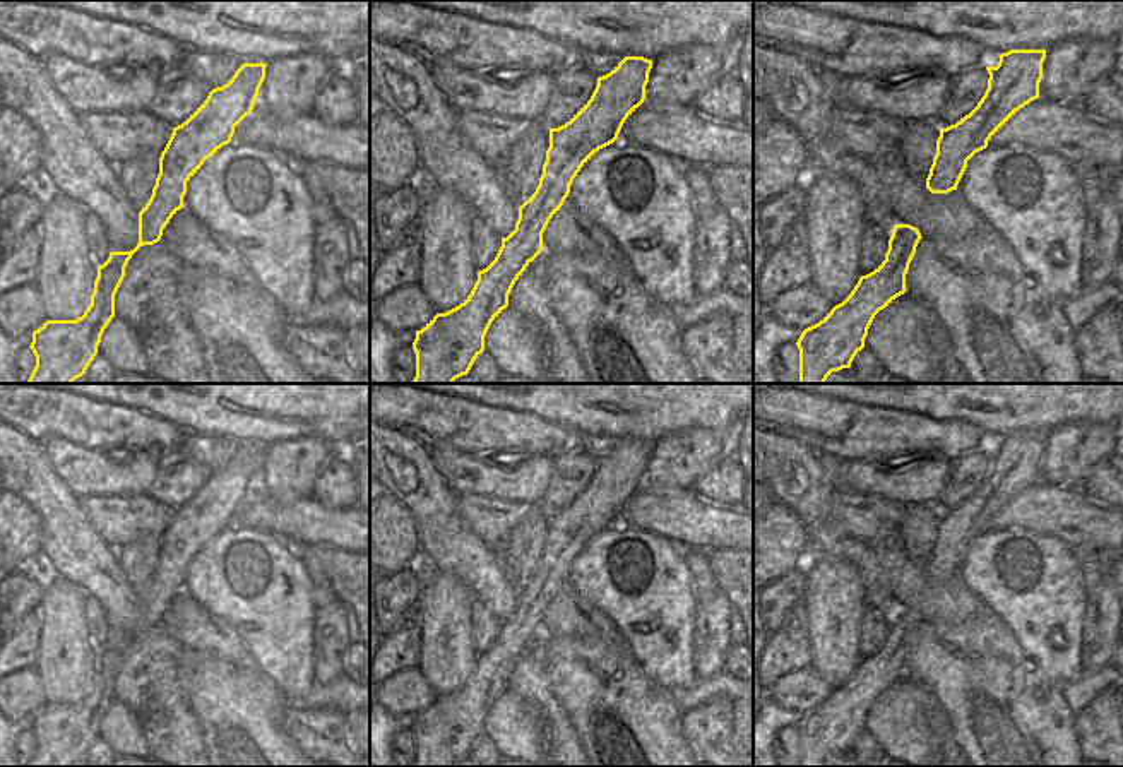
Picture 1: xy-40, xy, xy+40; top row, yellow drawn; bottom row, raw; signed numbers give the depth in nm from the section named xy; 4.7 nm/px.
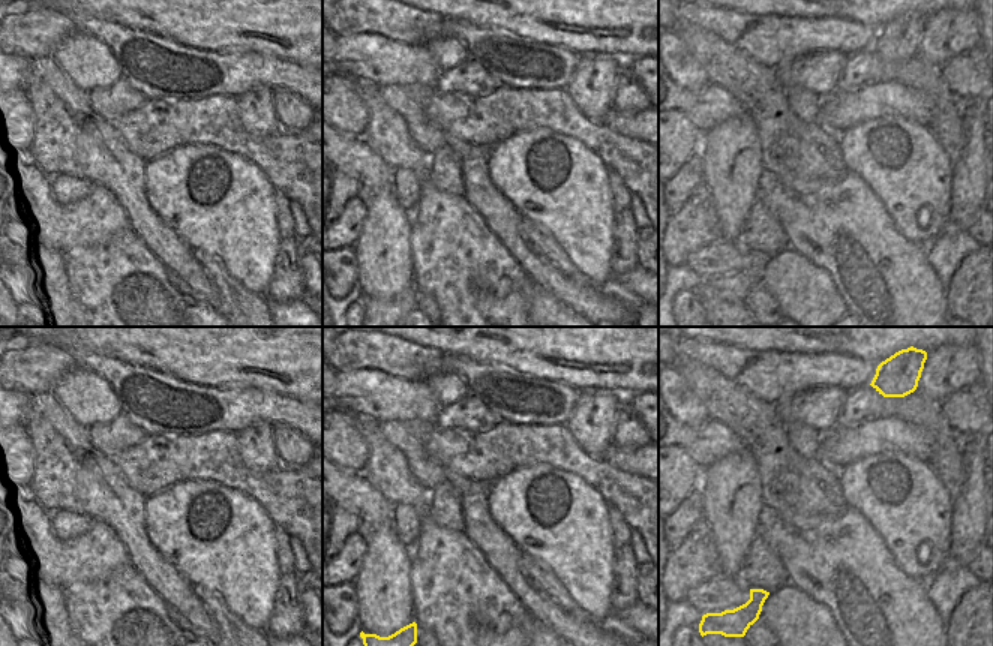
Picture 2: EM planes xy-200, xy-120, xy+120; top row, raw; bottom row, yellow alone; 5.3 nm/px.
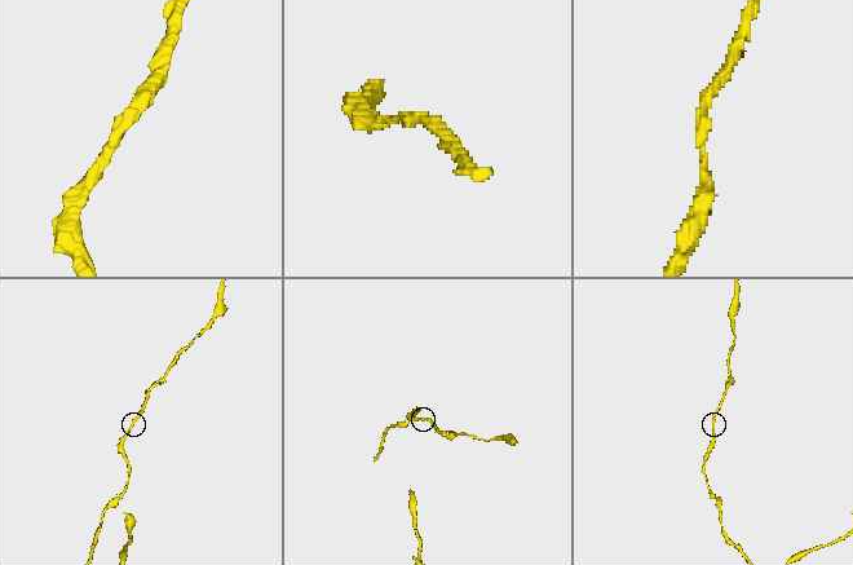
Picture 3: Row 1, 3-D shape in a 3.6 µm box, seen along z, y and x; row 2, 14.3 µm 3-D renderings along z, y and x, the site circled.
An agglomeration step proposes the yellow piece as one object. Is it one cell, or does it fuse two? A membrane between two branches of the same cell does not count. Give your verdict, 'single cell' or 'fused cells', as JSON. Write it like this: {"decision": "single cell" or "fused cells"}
{"decision": "single cell"}

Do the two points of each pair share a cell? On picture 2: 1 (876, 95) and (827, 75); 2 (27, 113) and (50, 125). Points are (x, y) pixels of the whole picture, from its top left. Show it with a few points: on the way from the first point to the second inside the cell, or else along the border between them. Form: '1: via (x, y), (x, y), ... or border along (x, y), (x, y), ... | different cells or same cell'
1: border along (836, 90), (822, 98) | different cells
2: border along (42, 86), (42, 116), (39, 126), (29, 135) | different cells

